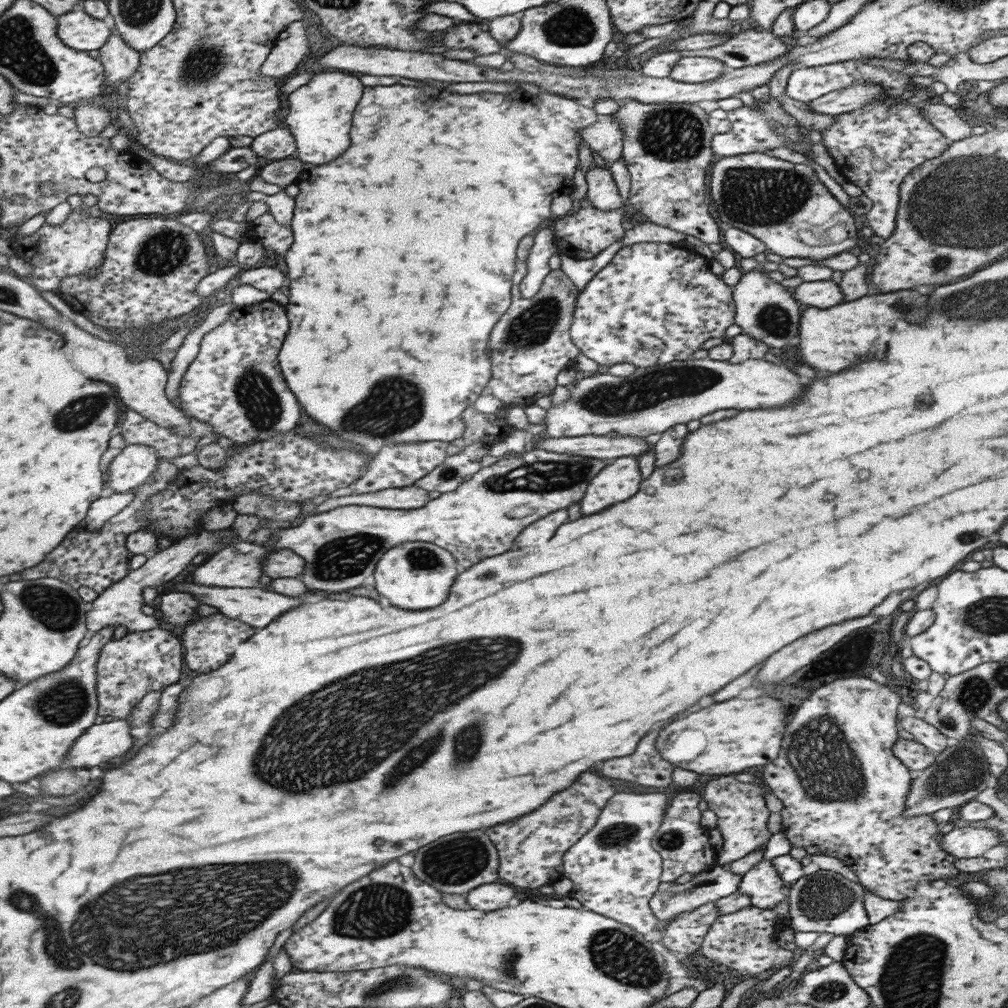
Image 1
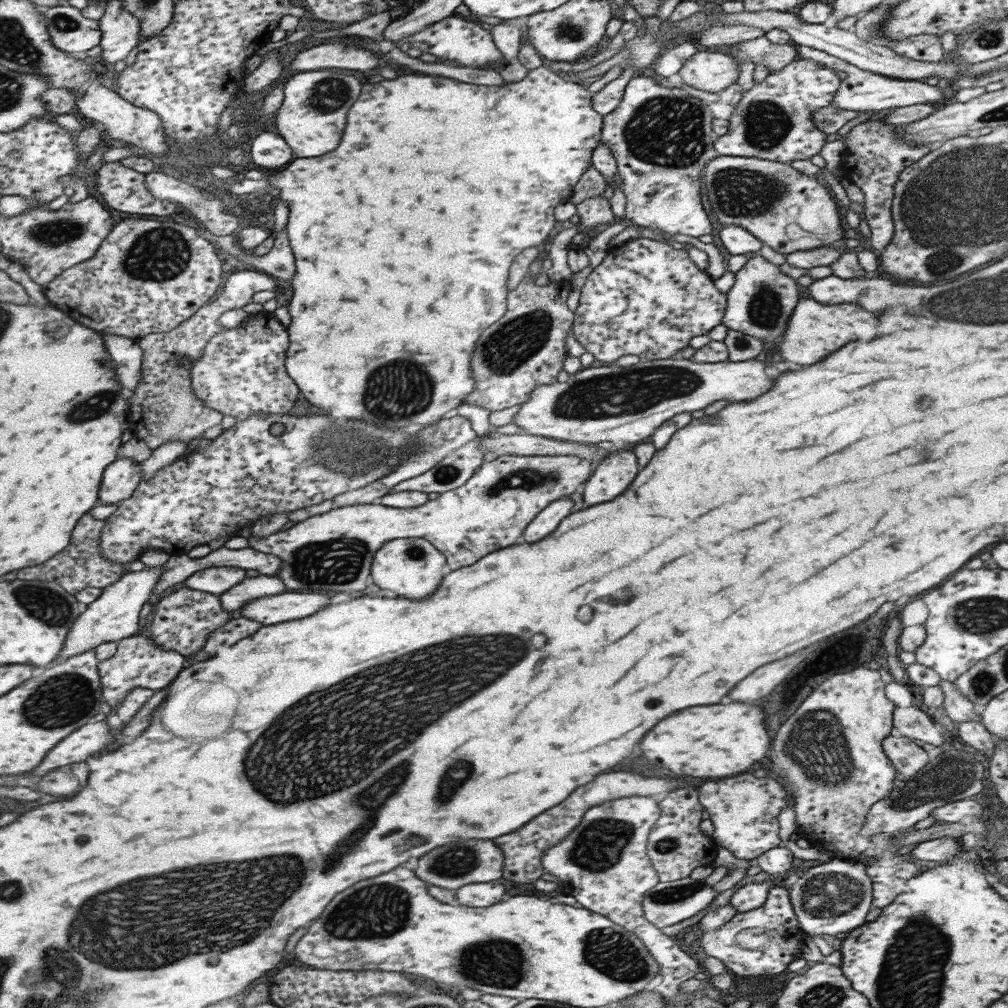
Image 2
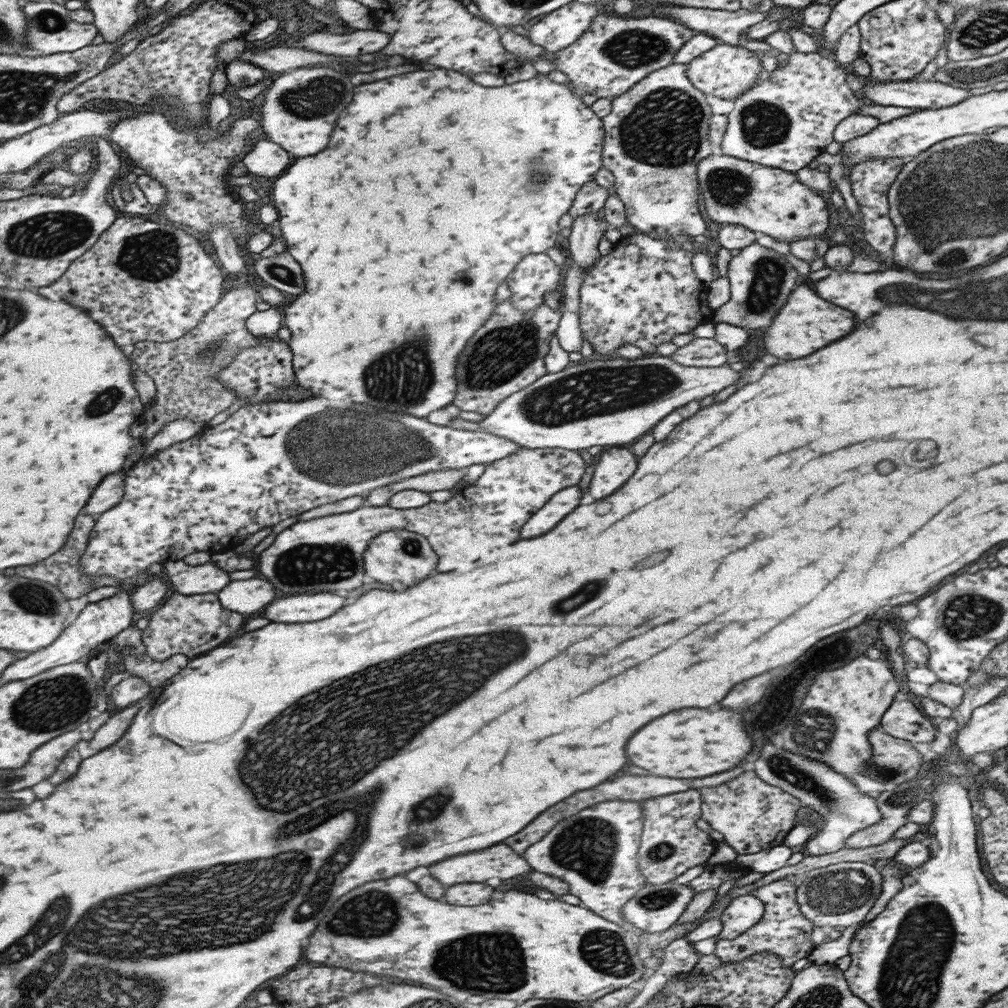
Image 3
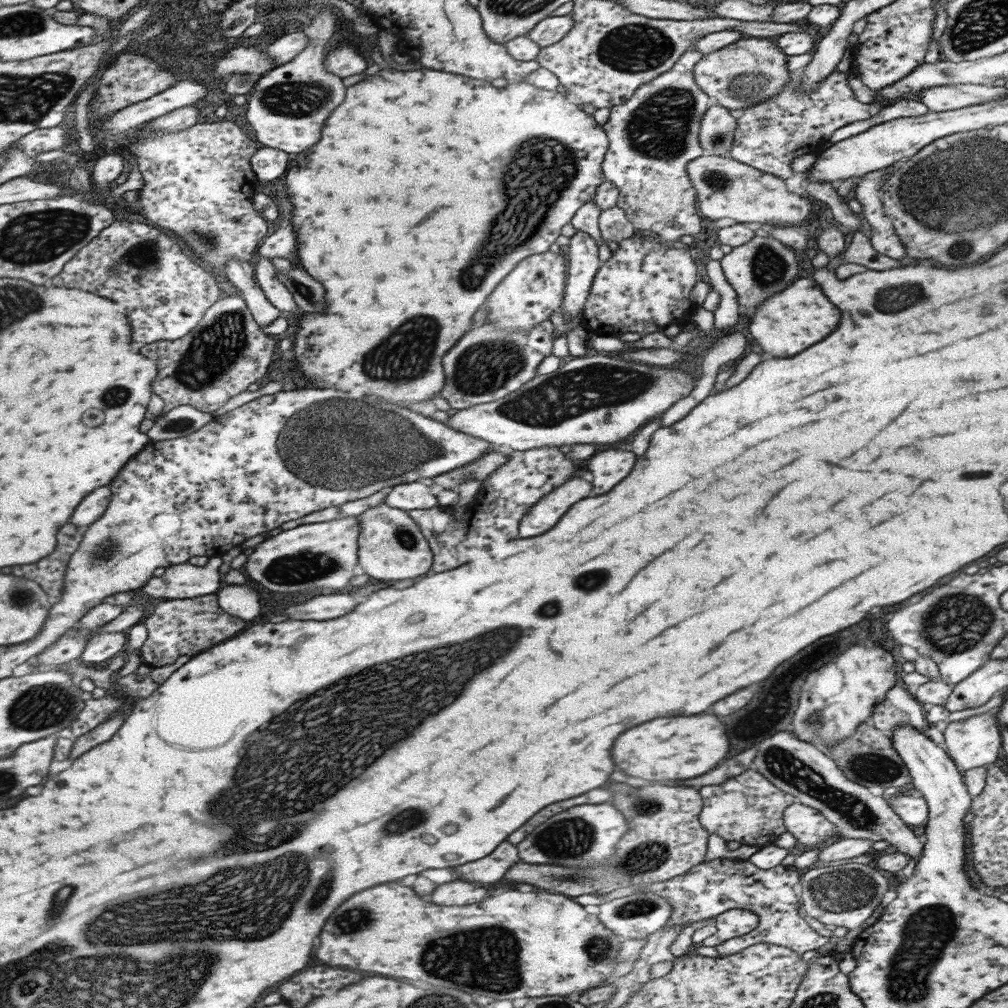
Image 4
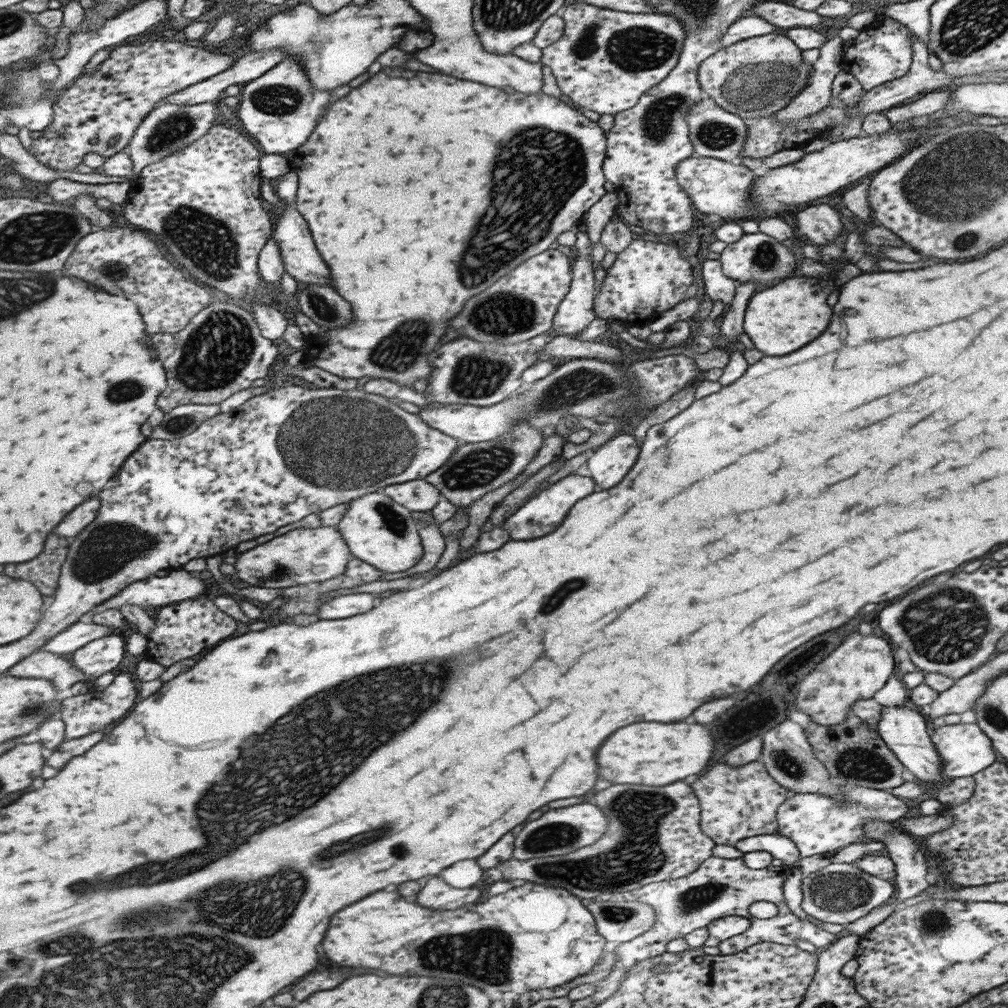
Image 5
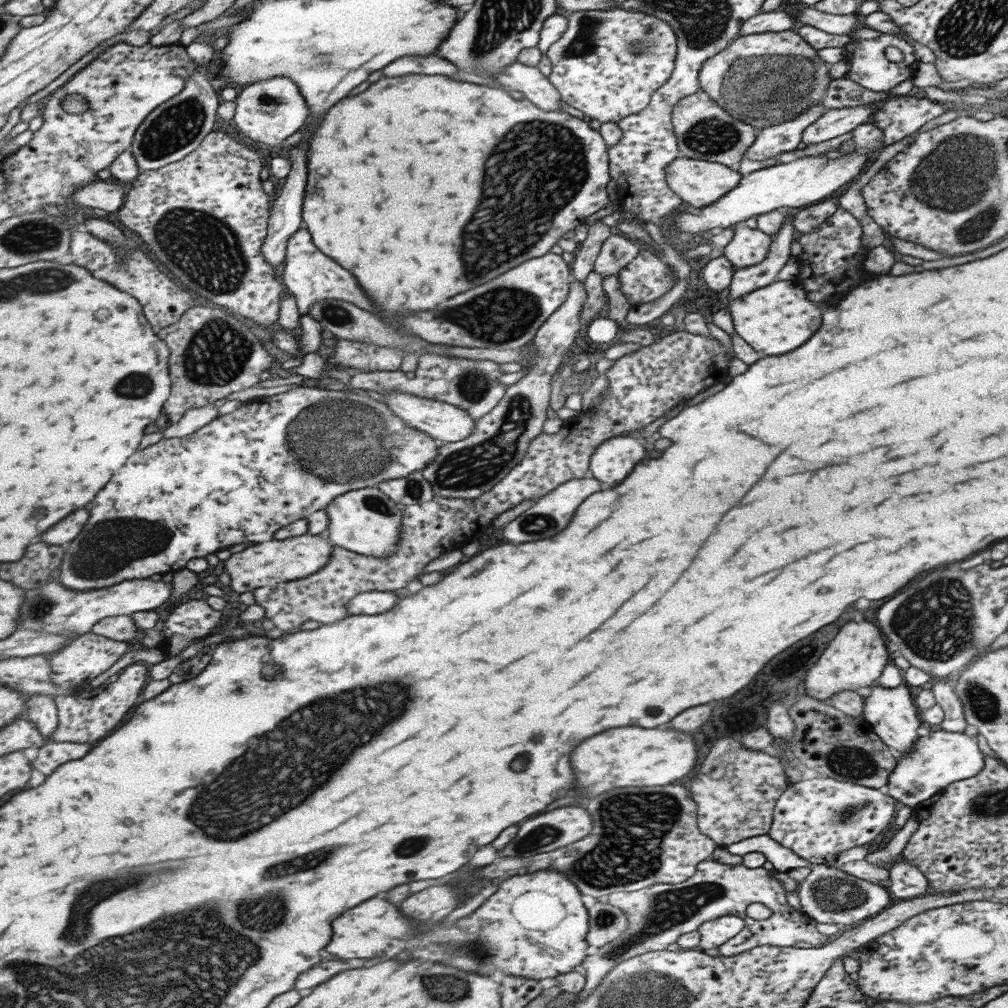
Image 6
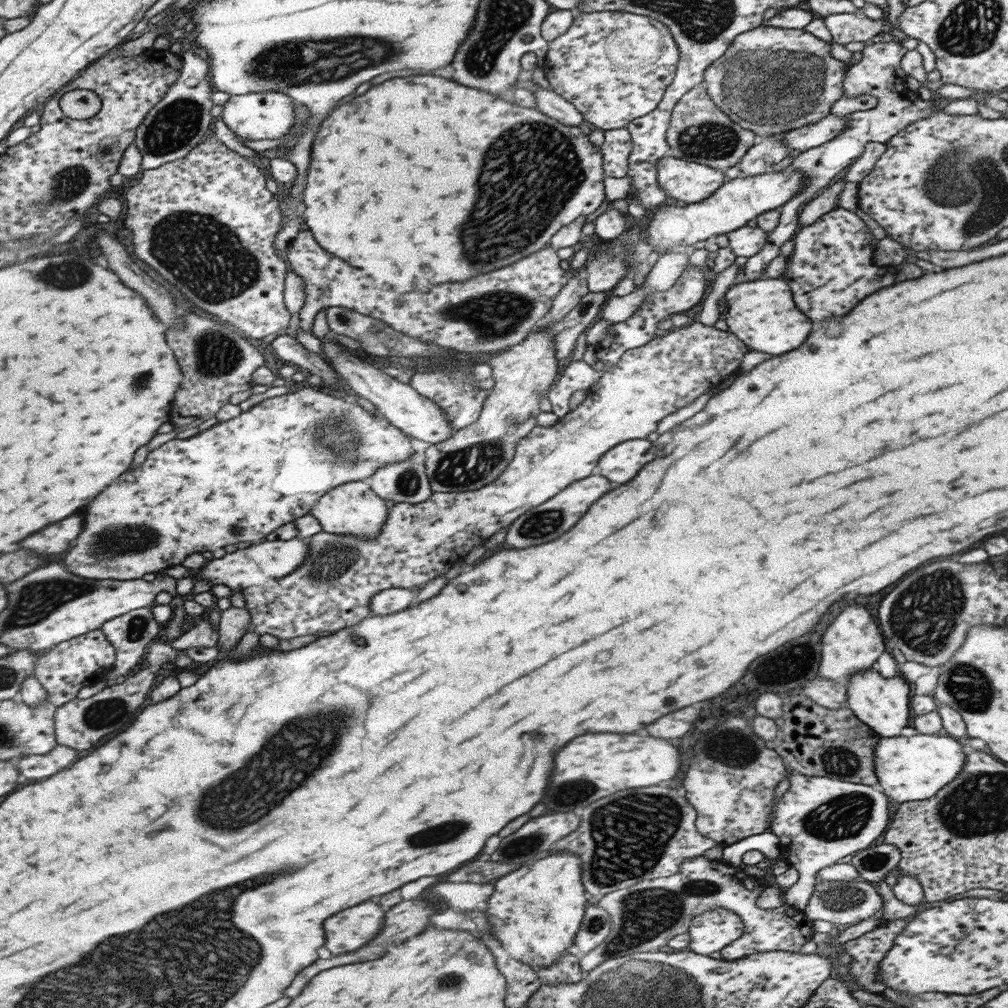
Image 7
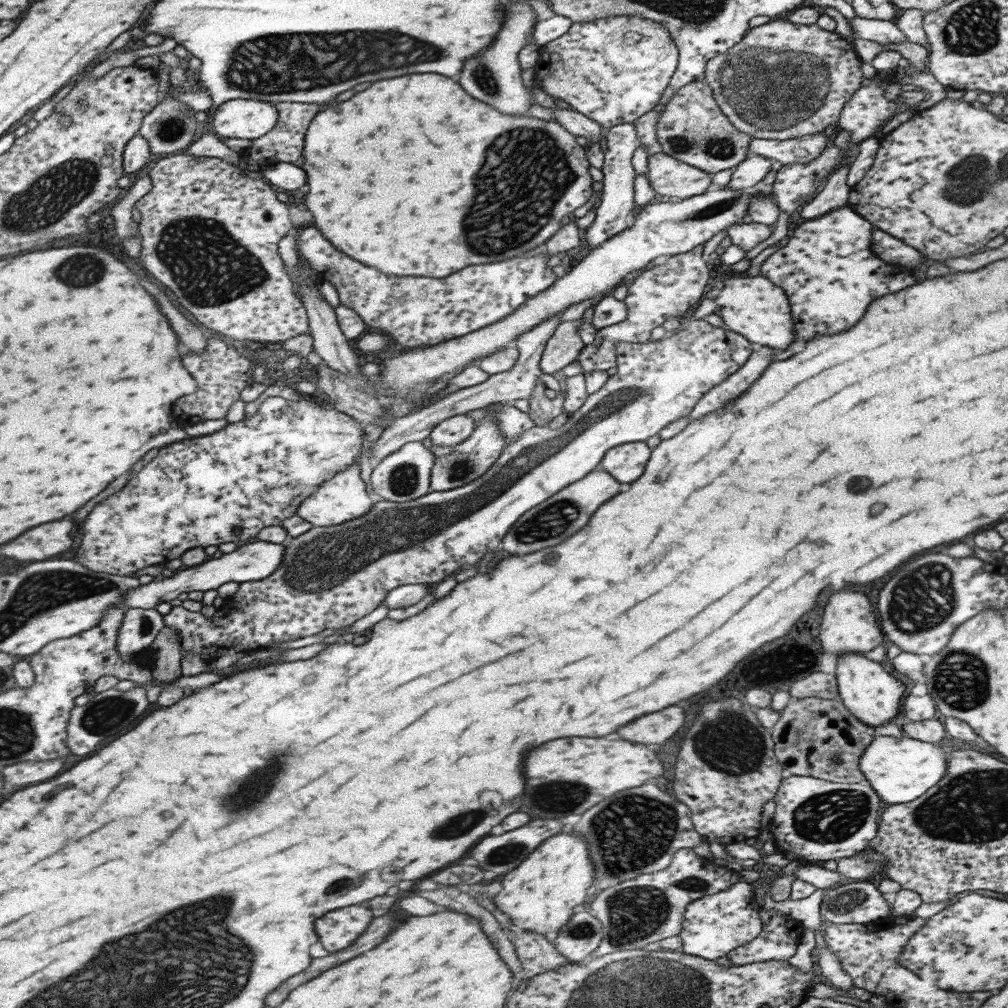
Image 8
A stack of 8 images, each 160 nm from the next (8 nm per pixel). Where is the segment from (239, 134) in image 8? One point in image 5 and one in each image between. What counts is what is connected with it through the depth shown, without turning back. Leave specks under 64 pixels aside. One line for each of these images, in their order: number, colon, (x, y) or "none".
5: (279, 109)
6: (267, 111)
7: (253, 116)

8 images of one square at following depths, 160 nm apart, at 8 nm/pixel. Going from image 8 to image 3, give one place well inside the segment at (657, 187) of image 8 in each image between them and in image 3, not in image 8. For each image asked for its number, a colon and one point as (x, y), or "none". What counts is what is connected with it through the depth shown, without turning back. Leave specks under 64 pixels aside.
3: (770, 201)
4: (724, 188)
5: (716, 187)
6: (698, 183)
7: (683, 182)

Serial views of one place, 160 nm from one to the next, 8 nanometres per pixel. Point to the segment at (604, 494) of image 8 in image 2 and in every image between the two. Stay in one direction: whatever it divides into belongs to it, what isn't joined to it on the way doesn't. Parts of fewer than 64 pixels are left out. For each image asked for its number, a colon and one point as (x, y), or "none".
2: (545, 522)
3: (560, 504)
4: (540, 517)
5: (540, 513)
6: (550, 513)
7: (556, 515)

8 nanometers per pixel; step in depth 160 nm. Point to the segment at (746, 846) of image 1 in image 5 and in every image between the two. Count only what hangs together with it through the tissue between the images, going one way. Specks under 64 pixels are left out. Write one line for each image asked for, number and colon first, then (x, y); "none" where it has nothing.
2: (743, 810)
3: (750, 815)
4: (748, 809)
5: (735, 803)

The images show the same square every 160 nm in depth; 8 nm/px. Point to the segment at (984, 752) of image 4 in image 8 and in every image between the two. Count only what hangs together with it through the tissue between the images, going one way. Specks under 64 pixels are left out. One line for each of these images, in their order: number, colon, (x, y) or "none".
5: (963, 750)
6: (934, 761)
7: (908, 769)
8: (898, 770)

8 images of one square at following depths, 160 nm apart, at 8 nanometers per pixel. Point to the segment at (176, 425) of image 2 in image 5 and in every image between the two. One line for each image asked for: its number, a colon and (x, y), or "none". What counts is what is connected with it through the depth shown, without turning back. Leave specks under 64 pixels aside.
3: (184, 370)
4: (226, 351)
5: (220, 351)

